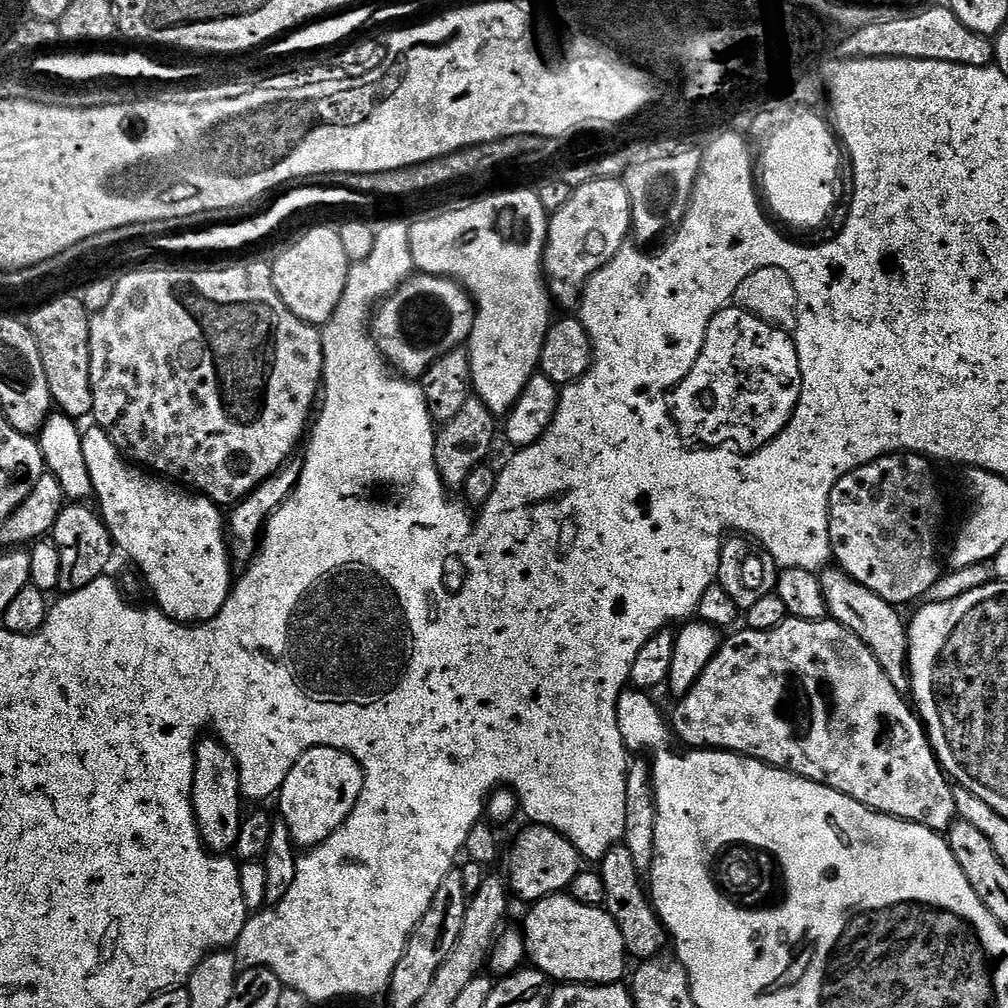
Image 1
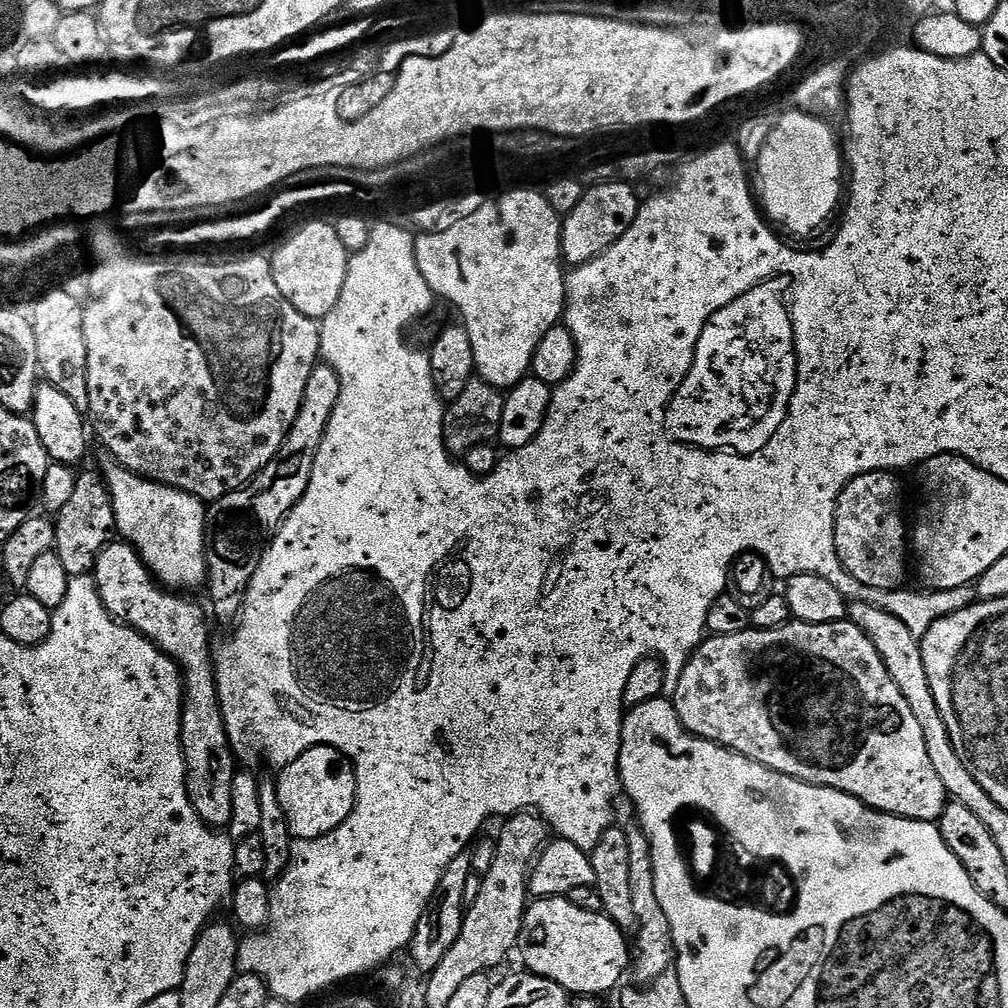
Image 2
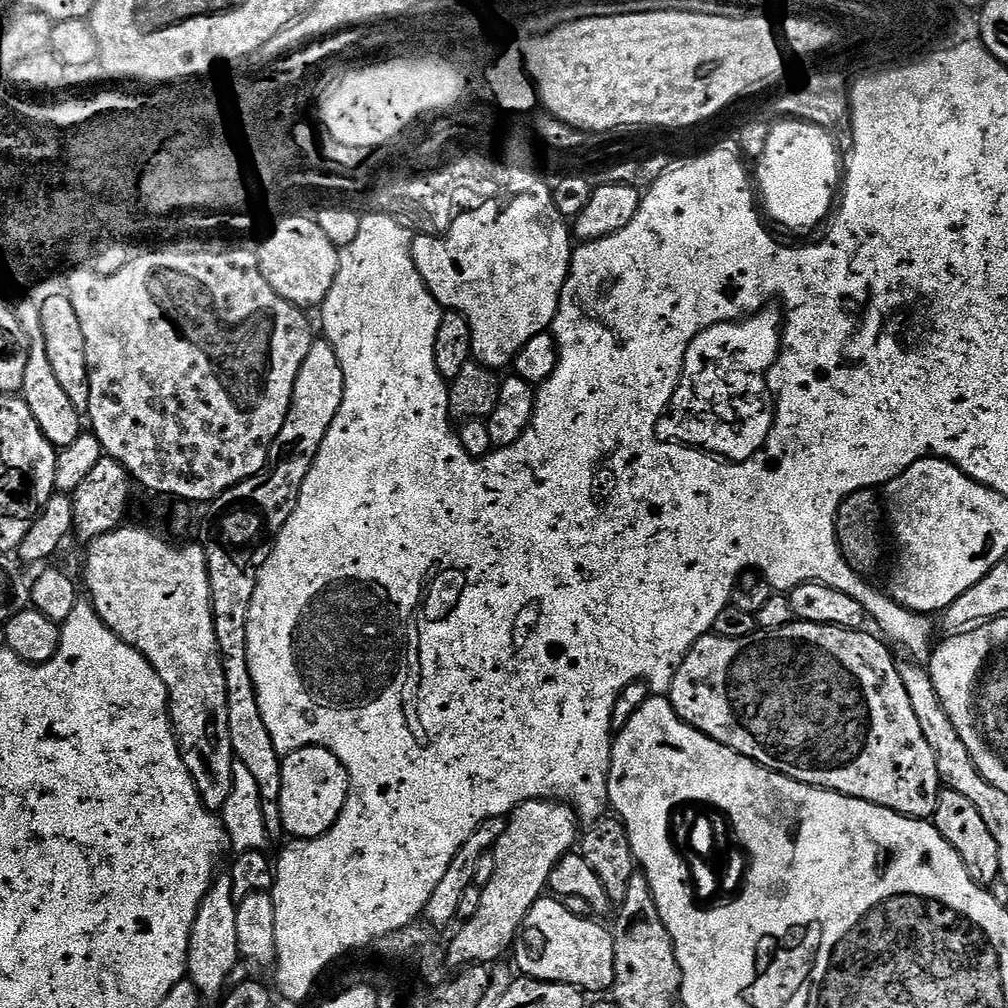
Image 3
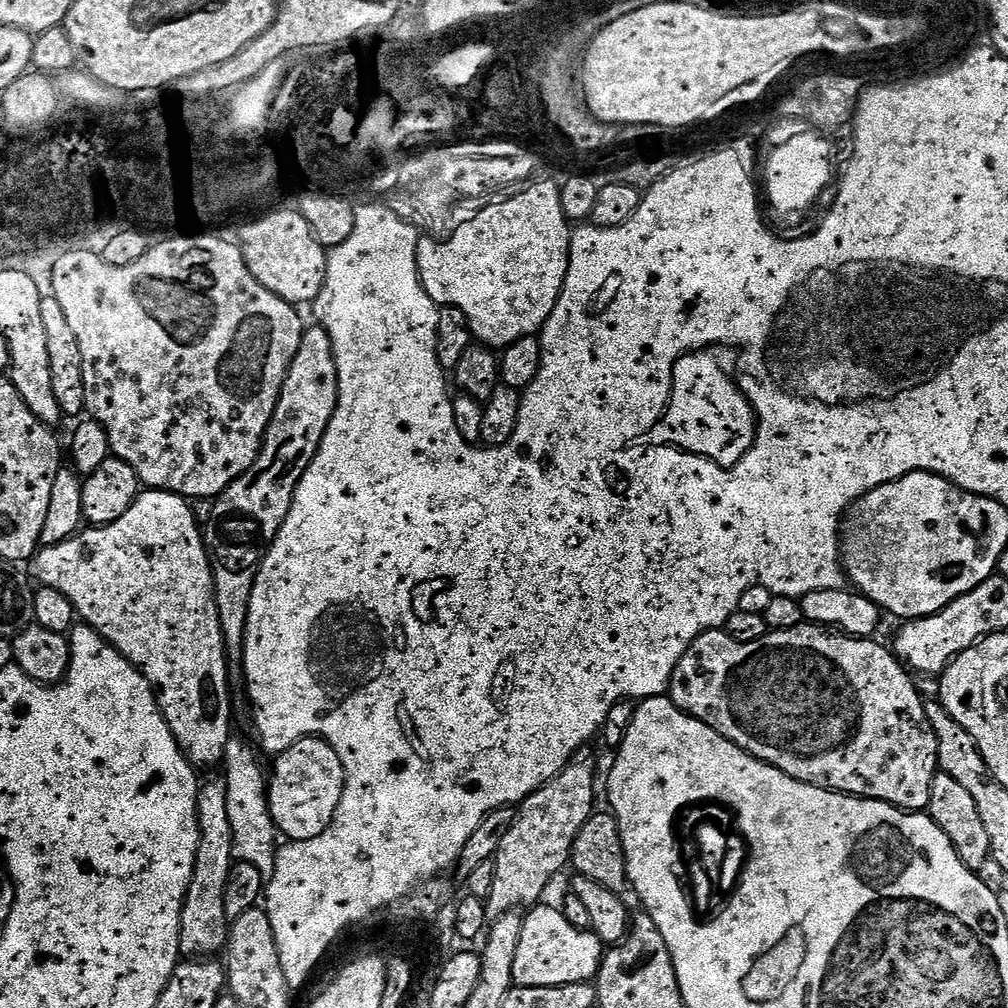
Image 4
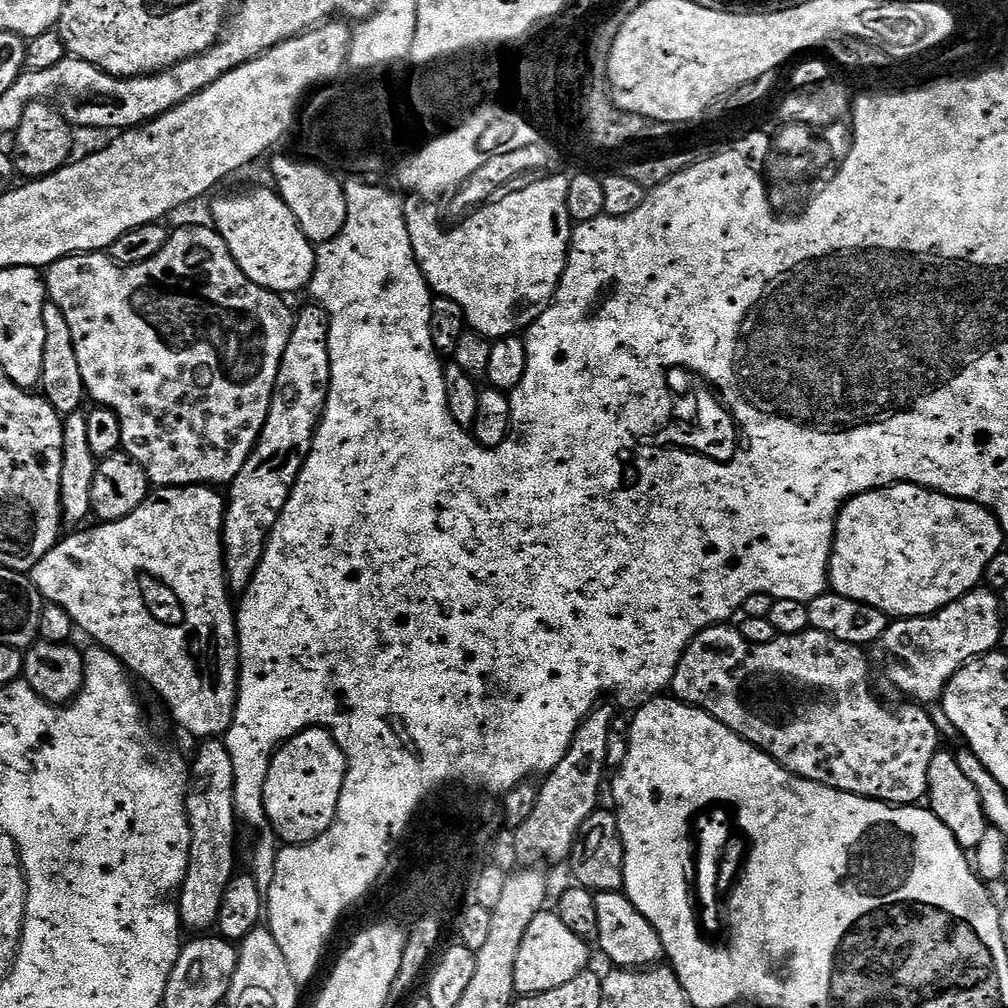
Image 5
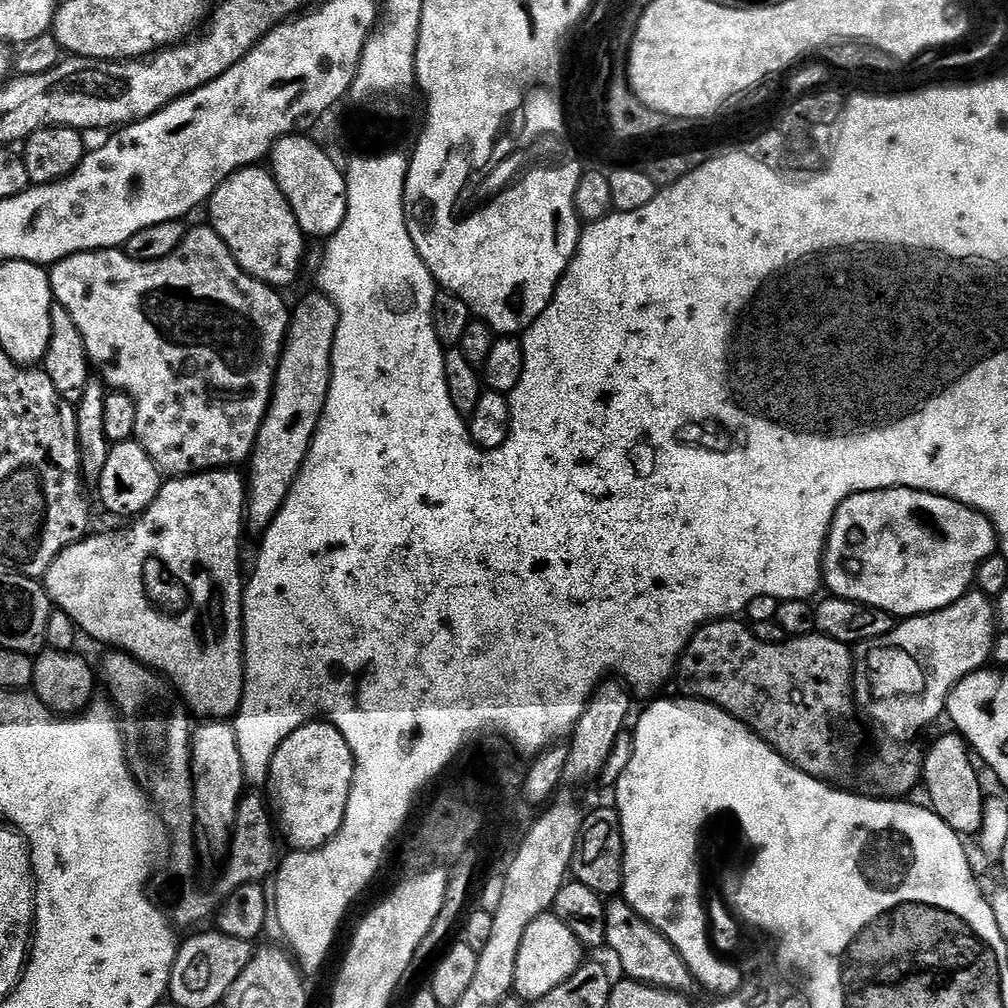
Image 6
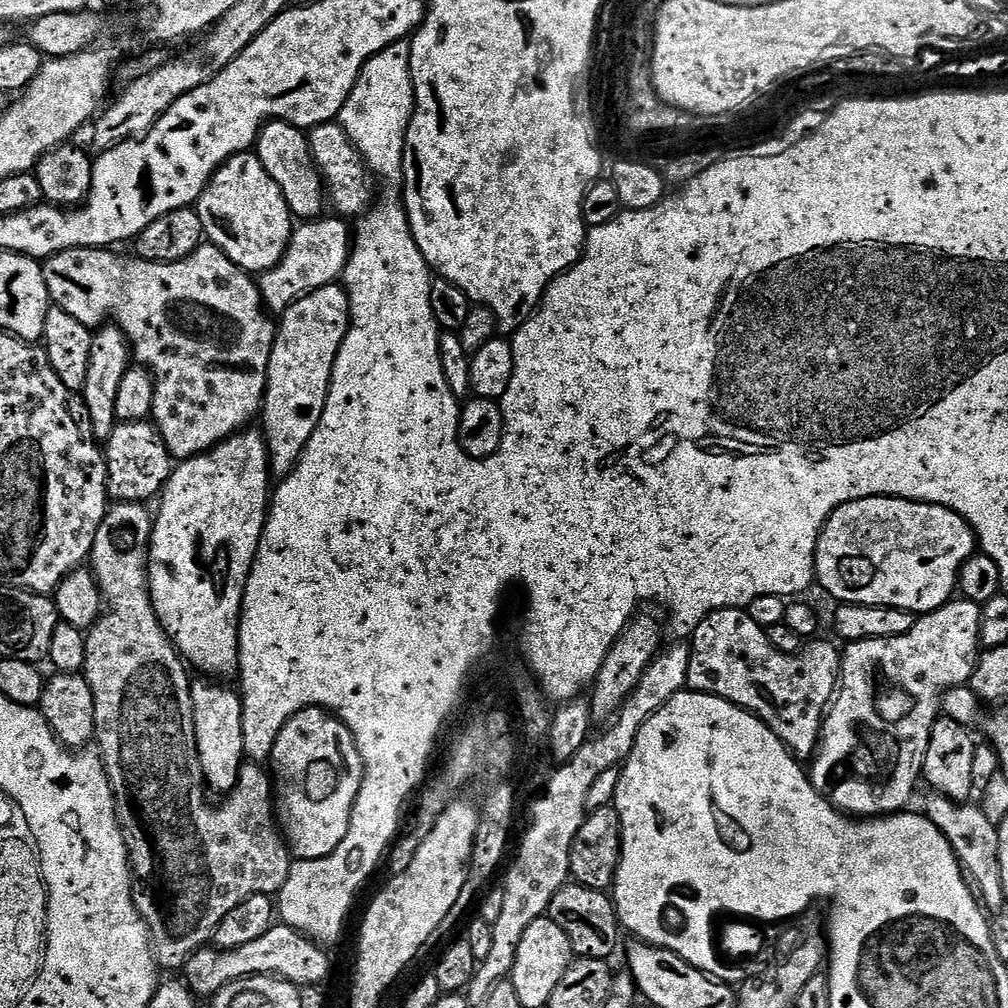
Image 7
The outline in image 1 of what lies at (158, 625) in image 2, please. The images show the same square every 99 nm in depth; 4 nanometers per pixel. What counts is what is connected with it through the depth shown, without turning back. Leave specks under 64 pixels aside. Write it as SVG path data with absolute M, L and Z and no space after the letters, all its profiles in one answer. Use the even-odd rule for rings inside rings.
M201 739L196 746L196 769L194 770L192 806L196 815L197 828L201 840L210 853L228 854L238 842L240 821L245 809L240 809L240 771L230 754L230 750L219 739Z

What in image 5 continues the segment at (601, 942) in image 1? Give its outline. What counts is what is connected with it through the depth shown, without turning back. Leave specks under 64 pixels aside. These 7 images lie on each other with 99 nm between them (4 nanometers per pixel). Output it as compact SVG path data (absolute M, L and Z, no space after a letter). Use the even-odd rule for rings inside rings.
M555 911L539 912L526 929L526 938L522 938L522 947L518 950L518 962L514 962L514 986L520 996L529 996L542 990L554 990L554 986L562 986L570 982L570 978L578 978L578 974L589 967L589 941L578 938L558 918Z

